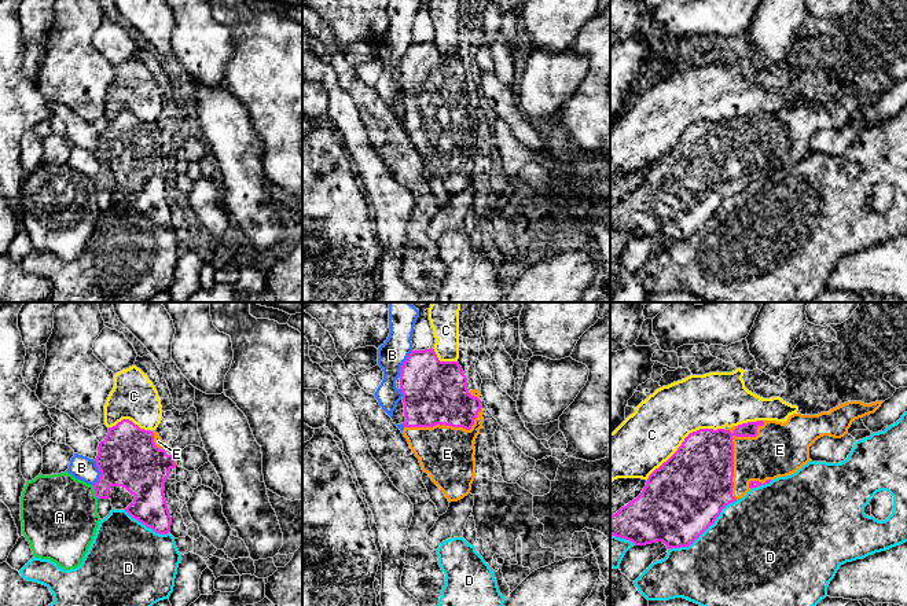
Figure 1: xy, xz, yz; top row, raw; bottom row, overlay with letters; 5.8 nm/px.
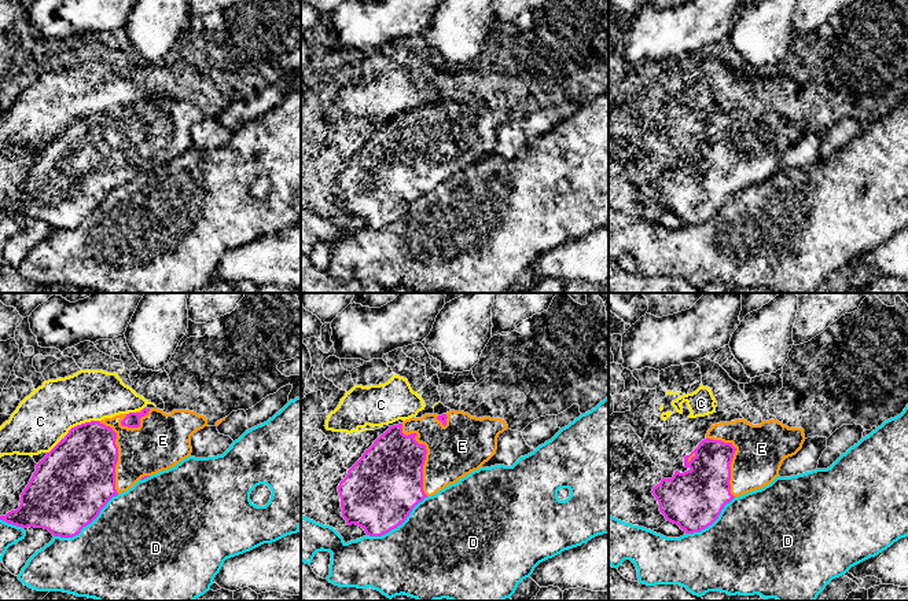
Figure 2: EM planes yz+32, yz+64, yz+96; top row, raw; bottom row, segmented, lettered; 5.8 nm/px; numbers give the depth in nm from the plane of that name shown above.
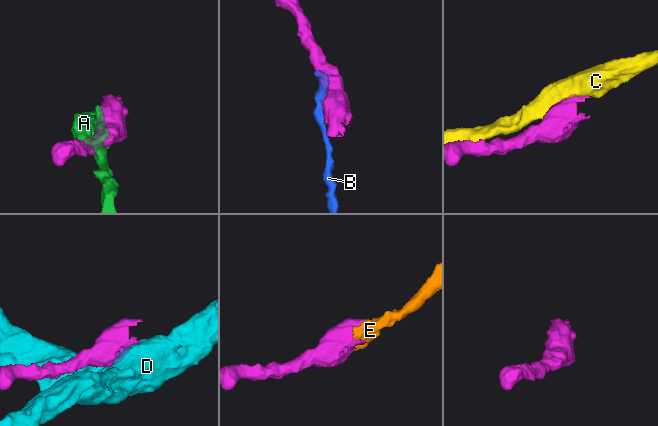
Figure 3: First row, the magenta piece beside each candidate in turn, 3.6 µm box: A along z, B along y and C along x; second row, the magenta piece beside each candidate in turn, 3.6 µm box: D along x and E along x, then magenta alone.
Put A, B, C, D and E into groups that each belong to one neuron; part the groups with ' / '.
A / B / C / D / E

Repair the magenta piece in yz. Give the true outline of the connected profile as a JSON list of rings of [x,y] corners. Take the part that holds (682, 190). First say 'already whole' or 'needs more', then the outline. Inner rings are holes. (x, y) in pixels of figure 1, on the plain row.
needs more; [[[884,93],[844,95],[818,107],[793,106],[785,115],[748,114],[730,121],[699,121],[690,125],[678,143],[647,170],[642,186],[610,207],[610,227],[646,238],[662,234],[668,242],[691,238],[721,202],[752,180],[796,165],[809,151],[809,139],[820,129],[841,131],[855,111],[874,106]]]

